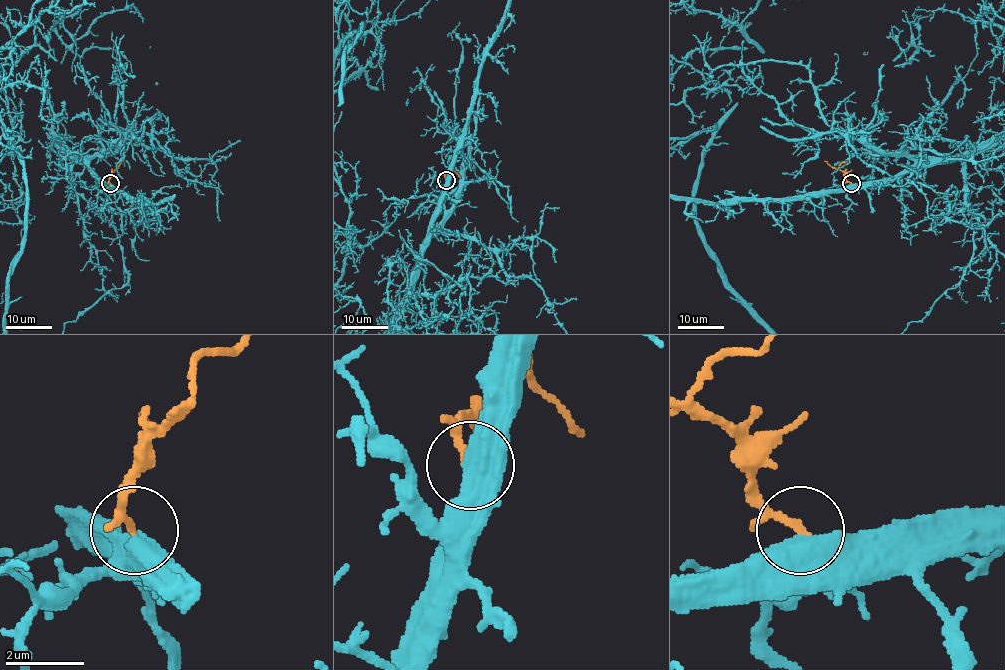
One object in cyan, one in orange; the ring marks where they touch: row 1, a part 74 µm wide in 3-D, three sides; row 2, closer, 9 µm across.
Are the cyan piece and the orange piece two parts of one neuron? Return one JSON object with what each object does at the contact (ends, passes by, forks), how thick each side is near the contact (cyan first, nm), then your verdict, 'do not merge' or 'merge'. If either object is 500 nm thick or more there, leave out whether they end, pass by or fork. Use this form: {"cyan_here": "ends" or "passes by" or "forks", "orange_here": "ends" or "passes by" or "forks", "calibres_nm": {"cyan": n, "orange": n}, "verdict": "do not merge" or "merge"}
{"calibres_nm": {"cyan": 700, "orange": 130}, "verdict": "merge"}

